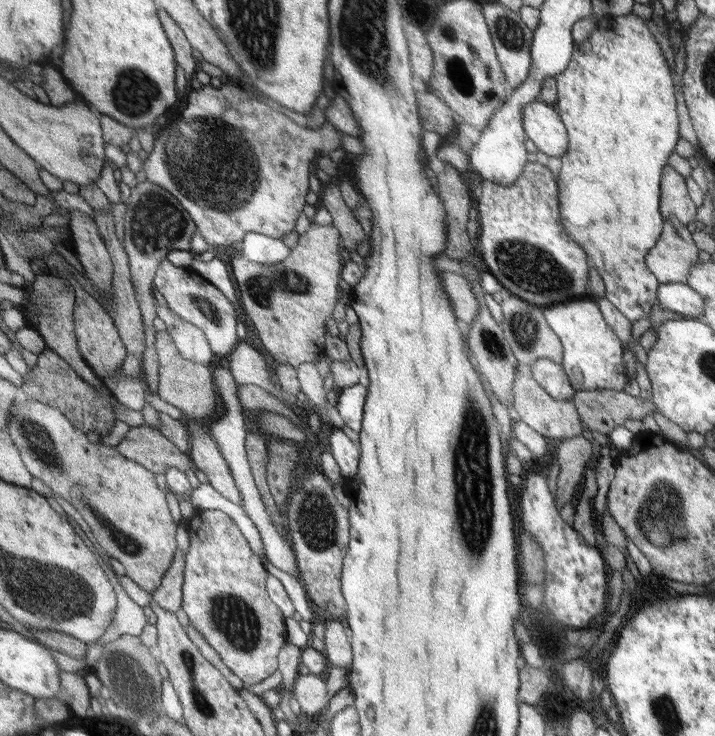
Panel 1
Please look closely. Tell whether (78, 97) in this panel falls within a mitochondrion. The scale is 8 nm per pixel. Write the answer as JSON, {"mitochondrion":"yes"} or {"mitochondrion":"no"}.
{"mitochondrion":"no"}

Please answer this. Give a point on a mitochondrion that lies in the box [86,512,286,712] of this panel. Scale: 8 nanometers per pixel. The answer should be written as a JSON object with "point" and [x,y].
{"point":[237,622]}

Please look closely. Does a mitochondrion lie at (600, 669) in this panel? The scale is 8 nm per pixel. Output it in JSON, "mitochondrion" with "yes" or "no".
{"mitochondrion":"no"}

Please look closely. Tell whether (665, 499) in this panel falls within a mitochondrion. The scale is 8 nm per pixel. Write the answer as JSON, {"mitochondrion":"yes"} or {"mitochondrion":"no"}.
{"mitochondrion":"yes"}

